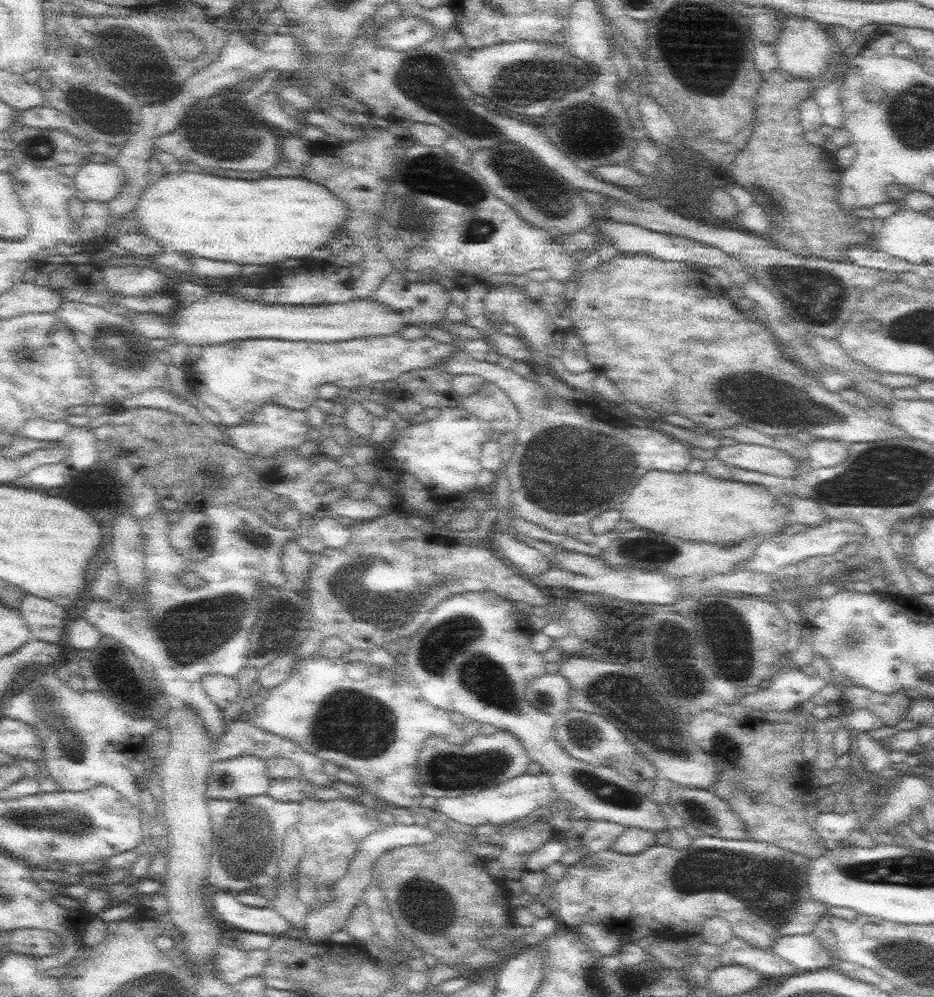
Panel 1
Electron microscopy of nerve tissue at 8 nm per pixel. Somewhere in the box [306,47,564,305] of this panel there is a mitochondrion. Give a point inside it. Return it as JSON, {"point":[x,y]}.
{"point":[422,78]}

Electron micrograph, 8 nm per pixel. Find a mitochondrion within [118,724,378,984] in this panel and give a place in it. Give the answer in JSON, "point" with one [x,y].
{"point":[246,853]}

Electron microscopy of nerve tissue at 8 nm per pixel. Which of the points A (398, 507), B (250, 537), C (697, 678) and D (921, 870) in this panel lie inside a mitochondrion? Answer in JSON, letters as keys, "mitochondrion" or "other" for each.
{"A":"other","B":"mitochondrion","C":"mitochondrion","D":"mitochondrion"}

